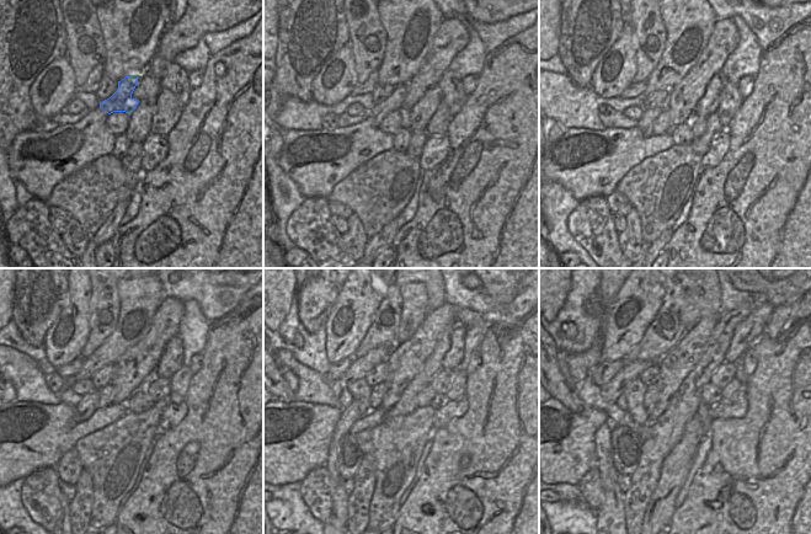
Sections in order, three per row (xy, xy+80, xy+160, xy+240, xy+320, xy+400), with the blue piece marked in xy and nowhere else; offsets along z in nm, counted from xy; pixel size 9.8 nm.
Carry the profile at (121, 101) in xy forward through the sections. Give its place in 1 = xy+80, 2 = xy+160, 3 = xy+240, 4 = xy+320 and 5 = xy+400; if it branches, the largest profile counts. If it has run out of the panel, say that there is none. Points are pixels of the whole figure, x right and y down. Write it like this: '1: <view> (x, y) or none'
1: xy+80 (377, 115)
2: xy+160 (645, 123)
3: xy+240 (85, 409)
4: xy+320 (339, 517)
5: xy+400 (609, 475)

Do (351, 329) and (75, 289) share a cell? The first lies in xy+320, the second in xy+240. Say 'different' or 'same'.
same

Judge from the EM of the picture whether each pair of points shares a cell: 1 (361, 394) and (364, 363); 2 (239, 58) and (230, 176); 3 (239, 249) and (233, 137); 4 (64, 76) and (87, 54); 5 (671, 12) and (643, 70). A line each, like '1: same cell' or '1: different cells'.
1: different cells
2: same cell
3: same cell
4: different cells
5: different cells

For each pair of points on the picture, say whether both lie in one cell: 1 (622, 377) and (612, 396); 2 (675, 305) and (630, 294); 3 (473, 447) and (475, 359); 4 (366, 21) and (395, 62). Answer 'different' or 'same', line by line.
1: same
2: different
3: different
4: different

